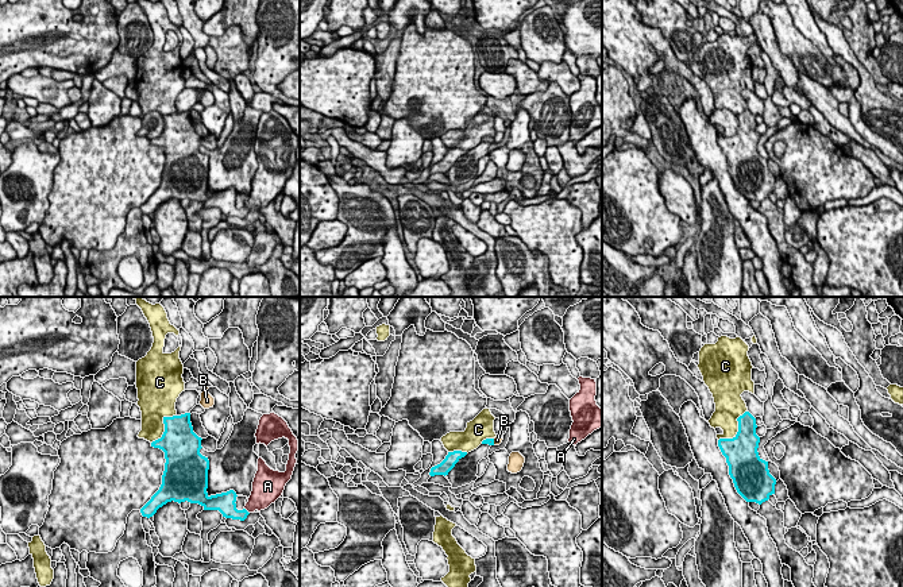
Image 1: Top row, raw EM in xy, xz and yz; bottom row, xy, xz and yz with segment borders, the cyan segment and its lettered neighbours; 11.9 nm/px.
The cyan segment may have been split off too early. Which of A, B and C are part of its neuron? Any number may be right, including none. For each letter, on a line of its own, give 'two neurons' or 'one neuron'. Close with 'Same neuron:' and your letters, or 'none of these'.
A: two neurons
B: two neurons
C: two neurons
Same neuron: none of these

